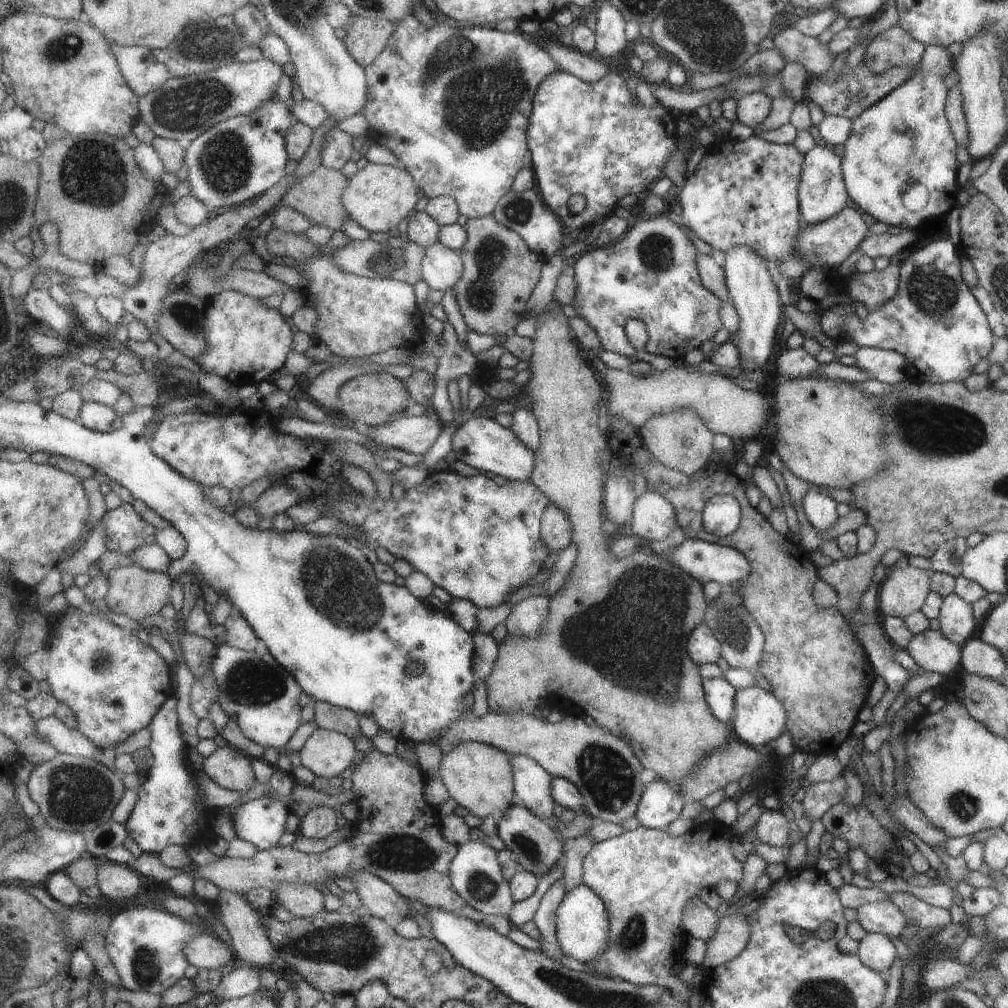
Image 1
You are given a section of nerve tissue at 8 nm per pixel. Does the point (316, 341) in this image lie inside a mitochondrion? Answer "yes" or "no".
no

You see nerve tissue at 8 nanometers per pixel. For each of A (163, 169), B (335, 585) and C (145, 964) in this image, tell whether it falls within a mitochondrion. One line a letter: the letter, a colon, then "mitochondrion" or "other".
A: other
B: mitochondrion
C: mitochondrion

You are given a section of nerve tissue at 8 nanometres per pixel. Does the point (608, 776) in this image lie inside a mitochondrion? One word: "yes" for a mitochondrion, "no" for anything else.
yes

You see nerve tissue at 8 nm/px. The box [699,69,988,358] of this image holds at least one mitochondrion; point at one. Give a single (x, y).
(934, 293)

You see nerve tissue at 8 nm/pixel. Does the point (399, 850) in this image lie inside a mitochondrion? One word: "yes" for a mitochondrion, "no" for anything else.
yes

